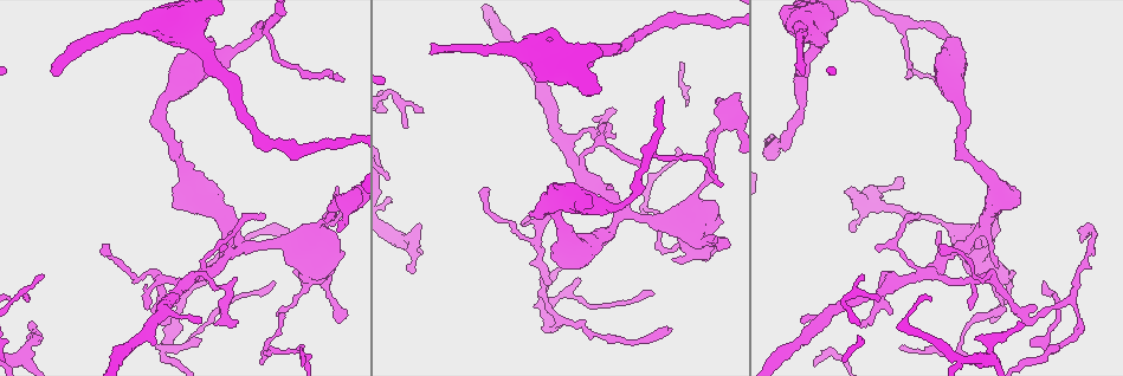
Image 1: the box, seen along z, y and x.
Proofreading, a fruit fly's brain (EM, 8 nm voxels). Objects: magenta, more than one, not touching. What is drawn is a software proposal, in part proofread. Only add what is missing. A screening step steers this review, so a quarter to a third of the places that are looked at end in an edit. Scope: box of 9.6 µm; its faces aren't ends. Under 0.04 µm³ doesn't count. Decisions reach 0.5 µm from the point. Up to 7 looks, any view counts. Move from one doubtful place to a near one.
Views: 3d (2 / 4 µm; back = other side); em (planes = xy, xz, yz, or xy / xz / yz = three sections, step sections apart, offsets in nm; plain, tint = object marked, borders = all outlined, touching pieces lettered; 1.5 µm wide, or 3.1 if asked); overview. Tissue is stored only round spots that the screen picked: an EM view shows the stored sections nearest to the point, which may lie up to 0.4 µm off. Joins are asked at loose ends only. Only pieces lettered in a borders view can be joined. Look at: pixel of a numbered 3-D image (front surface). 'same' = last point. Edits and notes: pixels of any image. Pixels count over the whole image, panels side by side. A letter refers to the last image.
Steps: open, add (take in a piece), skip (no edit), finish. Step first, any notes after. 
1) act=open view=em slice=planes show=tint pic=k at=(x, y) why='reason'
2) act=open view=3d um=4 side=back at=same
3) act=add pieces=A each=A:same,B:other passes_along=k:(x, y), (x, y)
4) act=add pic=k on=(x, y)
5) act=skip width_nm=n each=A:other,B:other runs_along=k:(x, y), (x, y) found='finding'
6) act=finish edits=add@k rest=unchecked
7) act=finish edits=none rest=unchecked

act=open view=3d um=4 side=back pic=1 at=(877, 245) why='branch stops here'

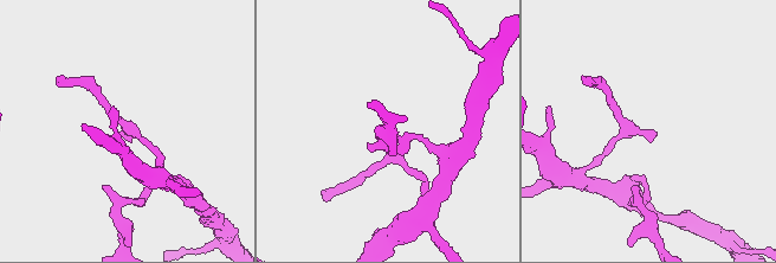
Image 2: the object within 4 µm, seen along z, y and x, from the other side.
act=open view=em slice=planes show=plain pic=2 at=(657, 134)

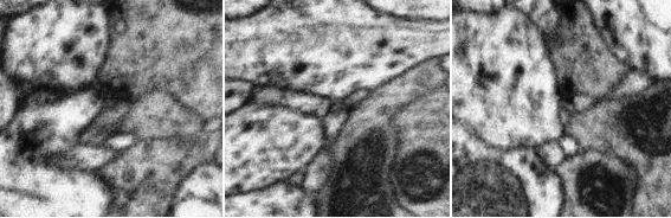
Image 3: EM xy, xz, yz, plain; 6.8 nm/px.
act=open view=em slice=planes show=borders at=same

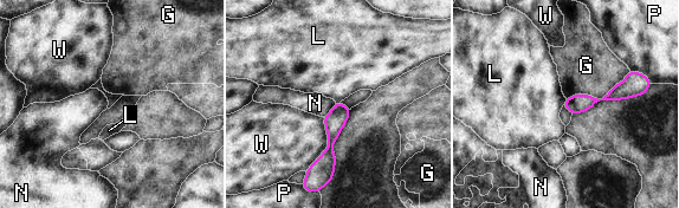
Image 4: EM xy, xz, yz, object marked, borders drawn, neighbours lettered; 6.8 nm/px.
act=skip each=G:other,L:other,N:other,P:other,W:other runs_along=4:(340, 105), (325, 174) found='no lettered piece goes on from it'

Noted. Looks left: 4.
act=open view=em slice=yz step=8 show=tint pic=1 at=(409, 272) why='branch stops here'

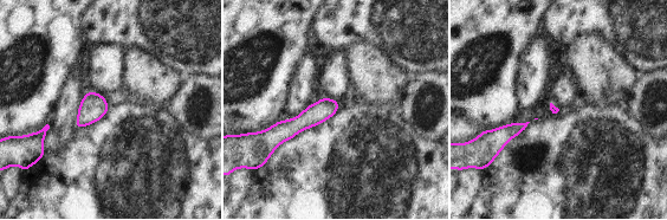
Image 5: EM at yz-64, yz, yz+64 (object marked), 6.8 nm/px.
act=open view=em slice=planes show=borders at=same why='another direction'

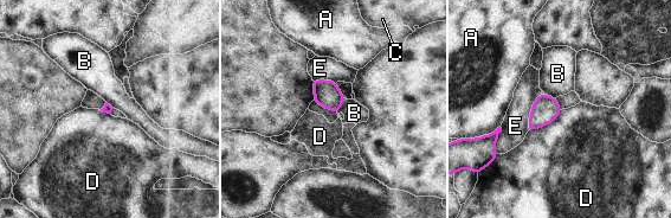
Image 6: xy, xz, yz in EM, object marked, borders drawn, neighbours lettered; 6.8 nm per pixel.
act=skip each=A:other,B:other,C:other,D:other,E:other border=6:(562, 109), (547, 124), (528, 132) found='none of them fits'

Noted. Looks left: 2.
act=open view=em slice=yz step=4 show=borders pic=1 at=(435, 51) why='end of a long branch'

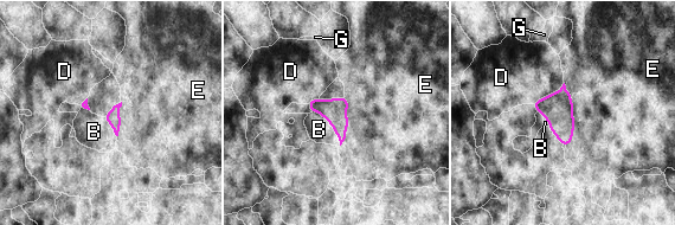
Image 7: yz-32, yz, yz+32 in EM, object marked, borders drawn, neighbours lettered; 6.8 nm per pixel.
act=open view=em slice=planes show=borders at=same why='another direction'

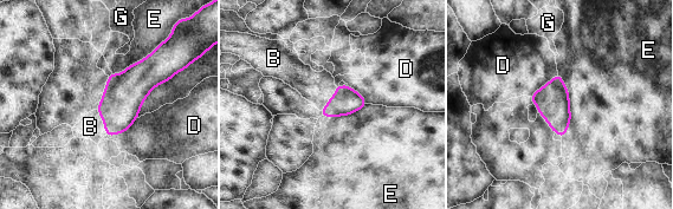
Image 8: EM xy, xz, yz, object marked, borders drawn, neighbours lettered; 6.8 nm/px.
act=add pieces=B longest_contact=E:460nm each=B:same,D:other,E:other,G:other found='the neuron continues'

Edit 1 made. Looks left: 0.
act=finish edits=add@8 rest=unchecked

